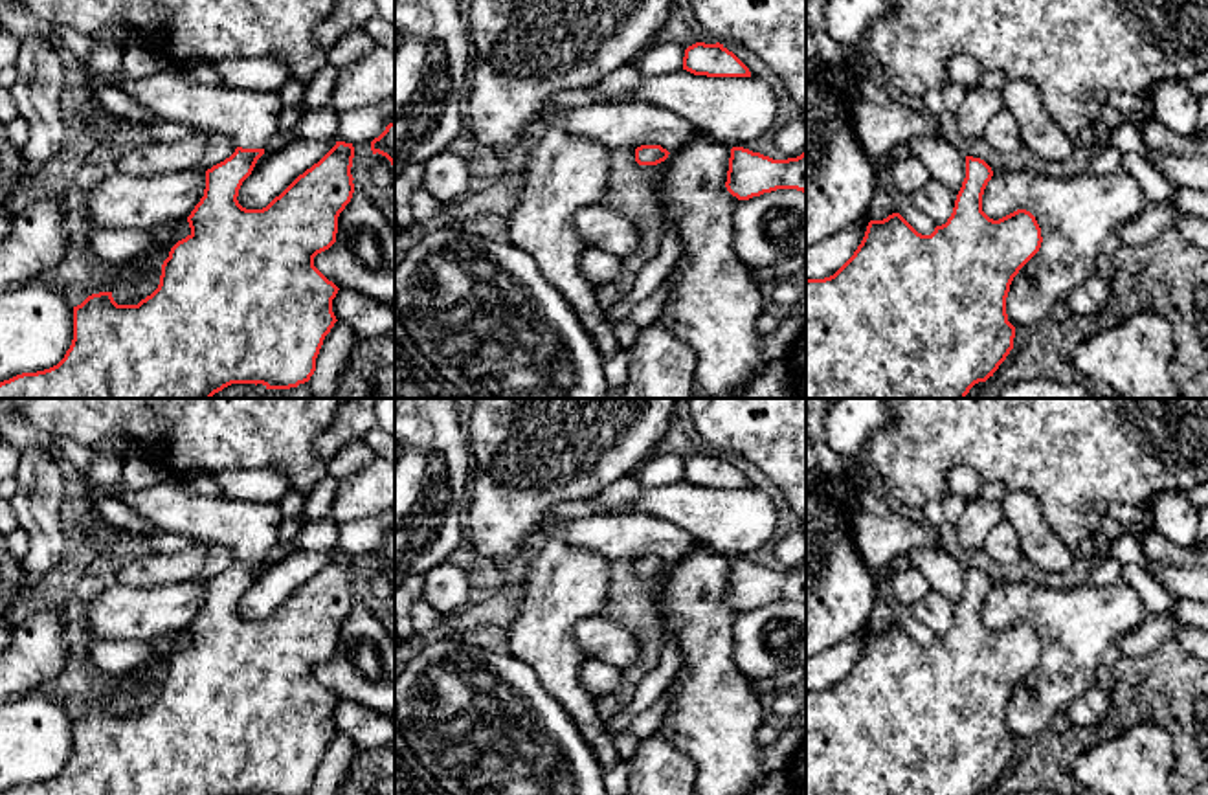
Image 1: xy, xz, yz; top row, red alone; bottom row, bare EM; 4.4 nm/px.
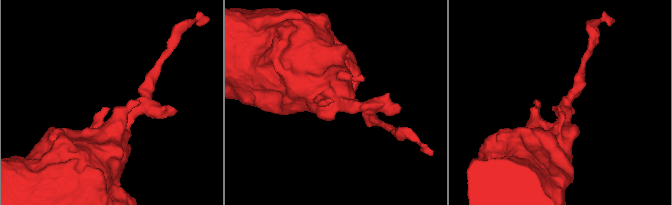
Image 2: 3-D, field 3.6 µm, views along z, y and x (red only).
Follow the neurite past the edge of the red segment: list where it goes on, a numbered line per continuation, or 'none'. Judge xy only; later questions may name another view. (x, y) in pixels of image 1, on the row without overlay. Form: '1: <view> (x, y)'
1: xy (250, 531)

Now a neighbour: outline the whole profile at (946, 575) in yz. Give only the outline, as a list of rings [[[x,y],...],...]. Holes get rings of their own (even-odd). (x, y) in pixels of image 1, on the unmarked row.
[[[914,547],[907,553],[907,560],[925,577],[933,591],[958,606],[966,589],[966,567],[960,560],[944,547]]]

